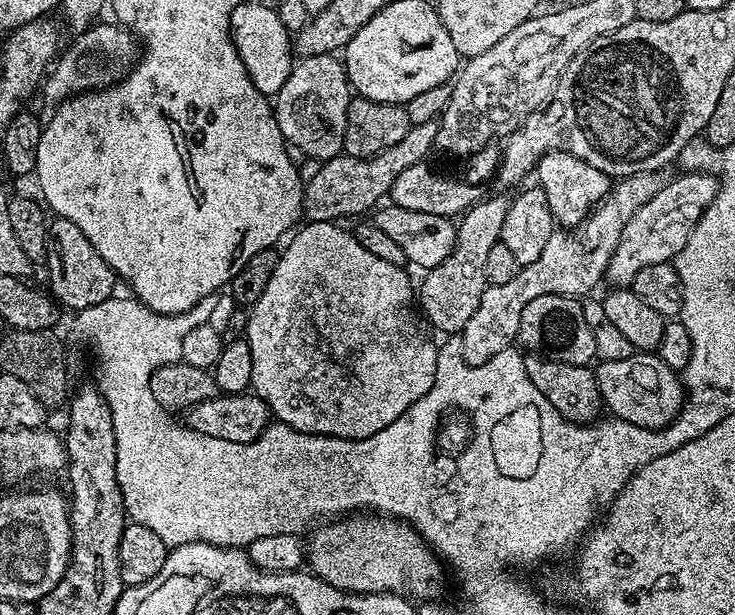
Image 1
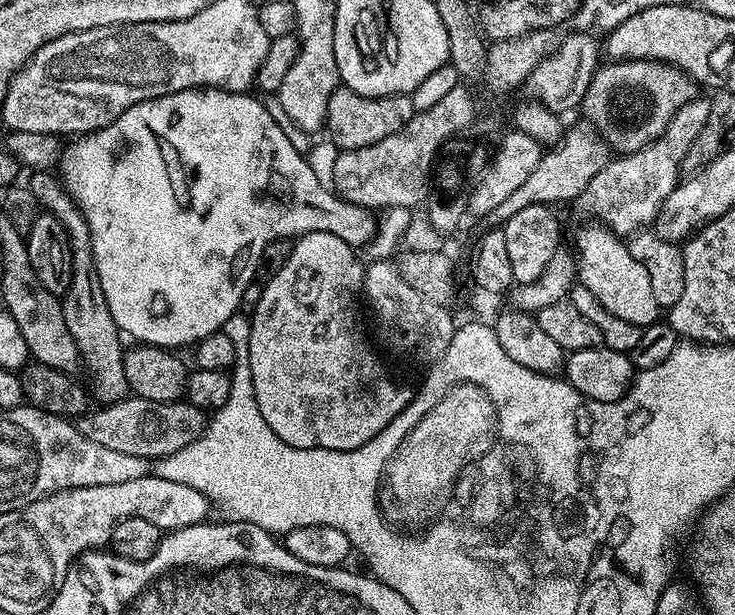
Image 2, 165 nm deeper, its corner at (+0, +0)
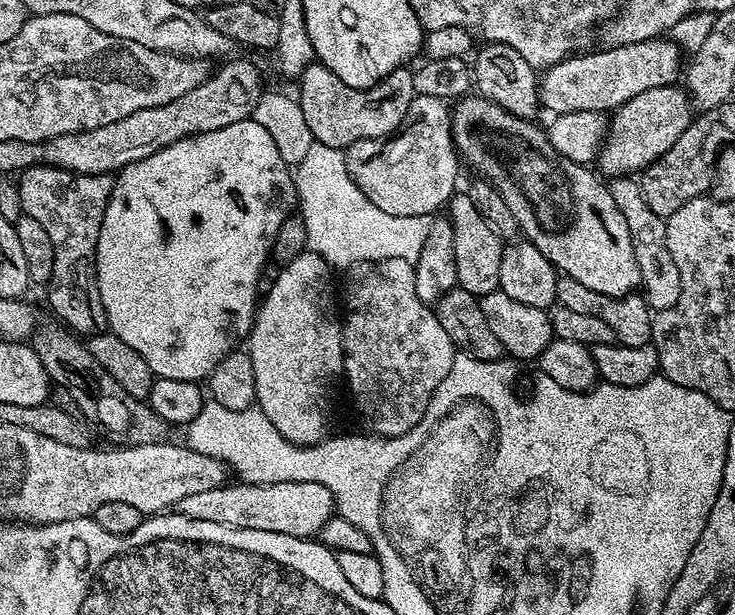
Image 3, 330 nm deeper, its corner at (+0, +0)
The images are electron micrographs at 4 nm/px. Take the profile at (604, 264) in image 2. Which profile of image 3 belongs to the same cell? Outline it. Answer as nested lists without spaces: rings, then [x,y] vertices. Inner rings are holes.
[[[469,94],[455,101],[452,108],[452,140],[461,161],[467,167],[469,164],[477,168],[485,181],[495,184],[502,198],[506,198],[506,206],[510,206],[510,214],[514,214],[523,239],[538,246],[557,273],[574,278],[574,282],[582,282],[589,290],[598,290],[598,294],[630,296],[641,287],[630,226],[626,226],[622,210],[614,206],[611,187],[591,167],[556,155],[543,127],[502,110],[502,106],[482,95]]]

